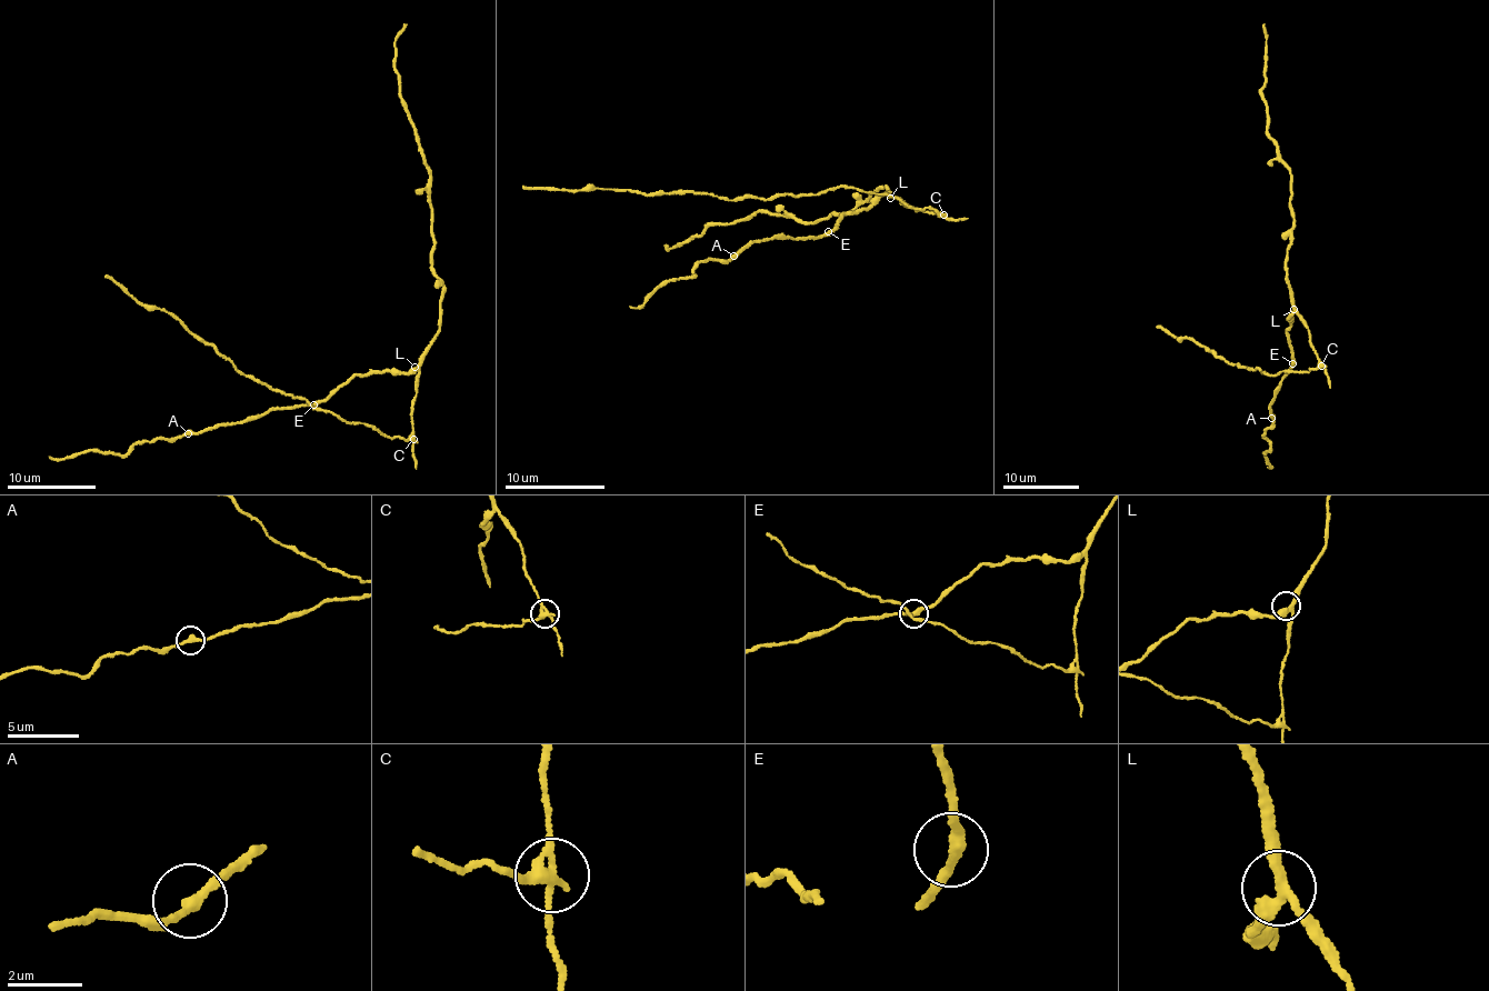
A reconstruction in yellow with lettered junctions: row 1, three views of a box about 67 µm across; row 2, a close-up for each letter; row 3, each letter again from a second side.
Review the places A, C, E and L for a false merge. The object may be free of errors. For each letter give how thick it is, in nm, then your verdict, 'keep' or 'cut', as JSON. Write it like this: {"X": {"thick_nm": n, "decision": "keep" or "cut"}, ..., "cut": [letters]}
{"A": {"thick_nm": 280, "decision": "keep"}, "C": {"thick_nm": 240, "decision": "cut"}, "E": {"thick_nm": 280, "decision": "keep"}, "L": {"thick_nm": 300, "decision": "keep"}, "cut": ["C"]}

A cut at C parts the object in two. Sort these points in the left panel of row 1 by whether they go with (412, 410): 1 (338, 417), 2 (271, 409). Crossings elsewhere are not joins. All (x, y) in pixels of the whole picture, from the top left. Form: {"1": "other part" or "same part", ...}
{"1": "other part", "2": "same part"}

